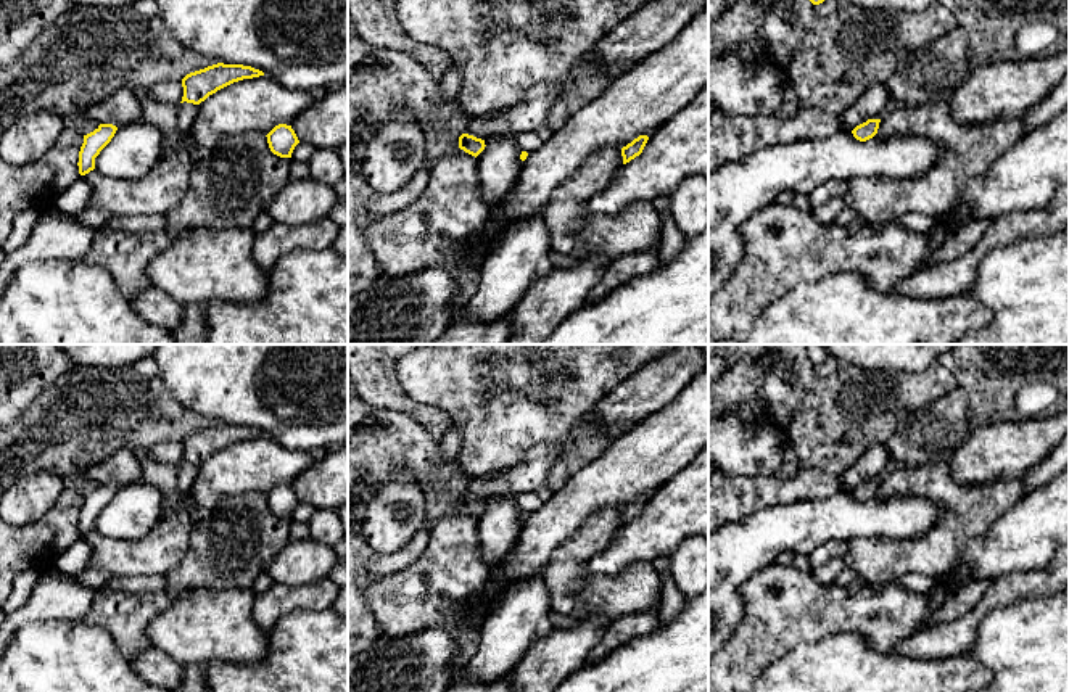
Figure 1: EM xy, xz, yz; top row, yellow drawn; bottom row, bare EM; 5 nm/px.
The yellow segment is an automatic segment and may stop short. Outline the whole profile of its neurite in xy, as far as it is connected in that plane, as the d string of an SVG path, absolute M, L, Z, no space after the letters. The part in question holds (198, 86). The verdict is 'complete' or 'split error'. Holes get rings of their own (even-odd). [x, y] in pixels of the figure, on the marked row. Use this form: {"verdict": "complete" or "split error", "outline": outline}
{"verdict": "complete", "outline": "M217 63L204 69L187 74L182 79L184 97L182 101L200 105L217 90L243 80L264 76L262 71L243 64Z"}

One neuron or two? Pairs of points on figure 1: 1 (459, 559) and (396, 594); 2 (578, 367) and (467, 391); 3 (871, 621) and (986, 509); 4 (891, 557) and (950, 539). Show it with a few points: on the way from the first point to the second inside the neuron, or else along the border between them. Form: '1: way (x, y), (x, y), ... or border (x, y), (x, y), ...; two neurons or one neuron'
1: way (443, 575), (424, 594), (412, 594); one neuron
2: way (551, 369), (522, 369), (495, 374); one neuron
3: border (957, 559), (936, 581); two neurons
4: way (905, 556), (932, 554), (936, 551); one neuron

